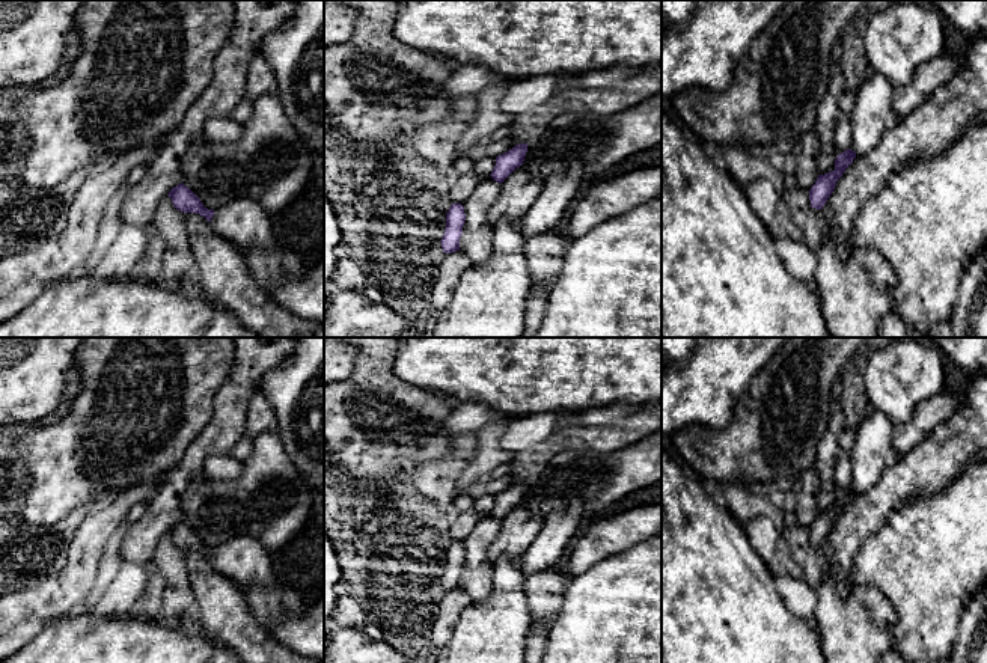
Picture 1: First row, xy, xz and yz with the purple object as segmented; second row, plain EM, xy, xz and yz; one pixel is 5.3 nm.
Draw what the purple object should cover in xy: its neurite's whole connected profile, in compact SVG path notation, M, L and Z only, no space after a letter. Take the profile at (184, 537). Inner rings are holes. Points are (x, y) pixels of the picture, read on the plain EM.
M182 520L178 521L176 524L173 524L167 533L172 536L173 544L176 547L179 547L185 551L187 550L200 551L208 559L211 559L211 556L214 553L214 547L205 545L203 541L200 539L200 536Z

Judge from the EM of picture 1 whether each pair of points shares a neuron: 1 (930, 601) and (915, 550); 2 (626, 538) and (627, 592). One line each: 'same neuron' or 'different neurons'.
1: same neuron
2: different neurons

